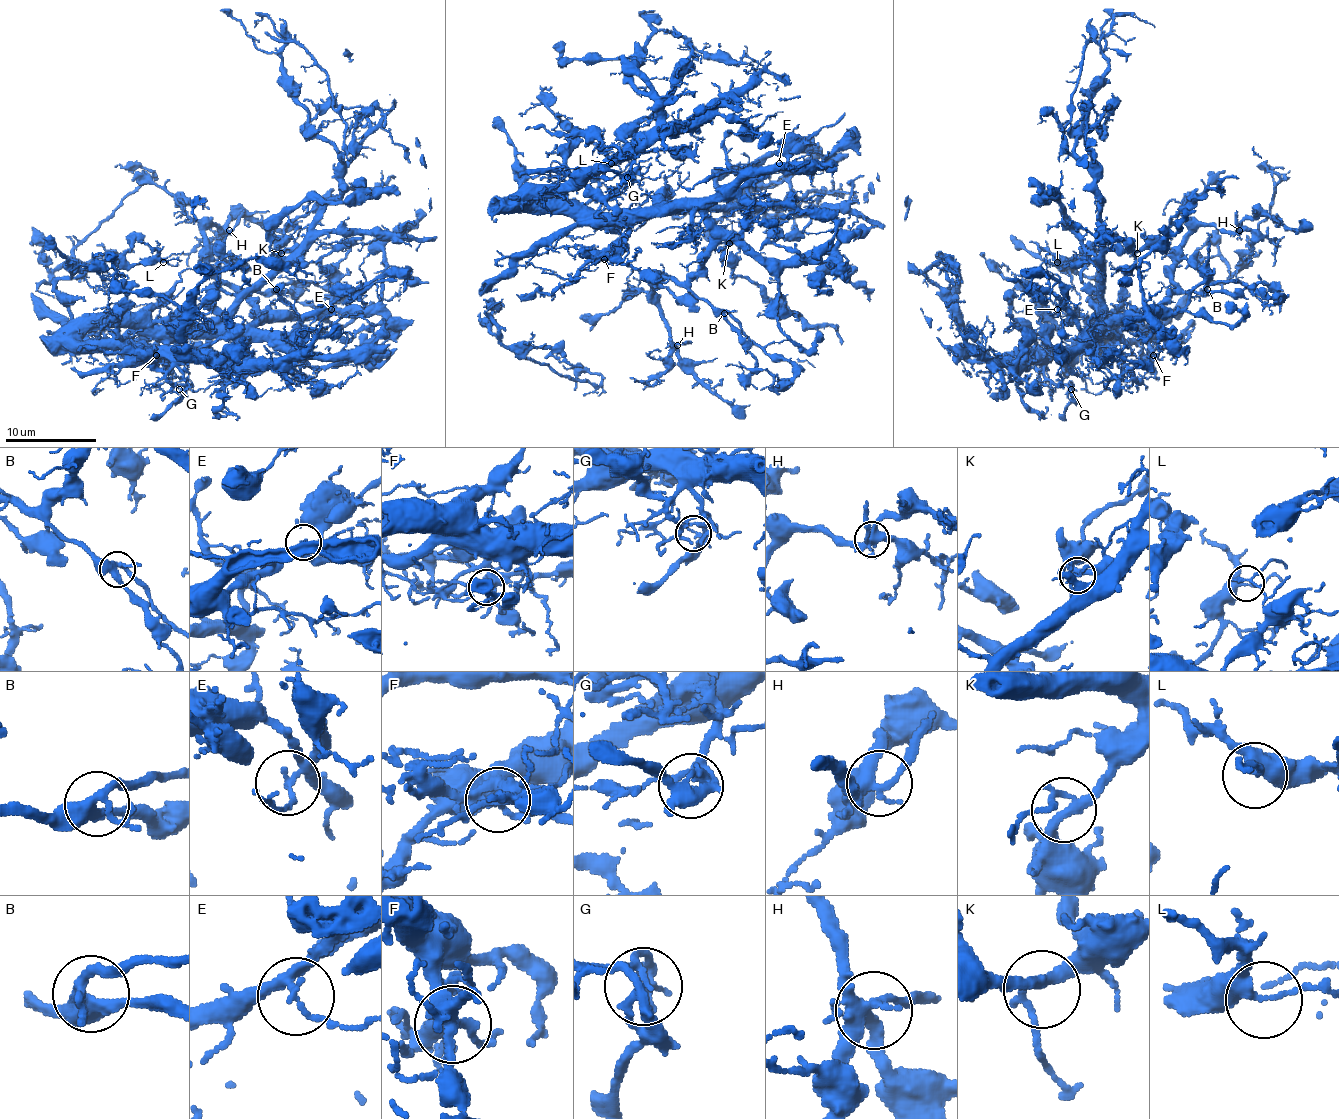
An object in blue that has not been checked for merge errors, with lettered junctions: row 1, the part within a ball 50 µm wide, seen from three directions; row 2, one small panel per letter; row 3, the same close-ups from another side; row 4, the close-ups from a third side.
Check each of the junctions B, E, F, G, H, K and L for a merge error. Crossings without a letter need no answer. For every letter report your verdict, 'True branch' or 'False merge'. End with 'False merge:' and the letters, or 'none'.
B: True branch
E: True branch
F: True branch
G: True branch
H: True branch
K: True branch
L: True branch
False merge: none

